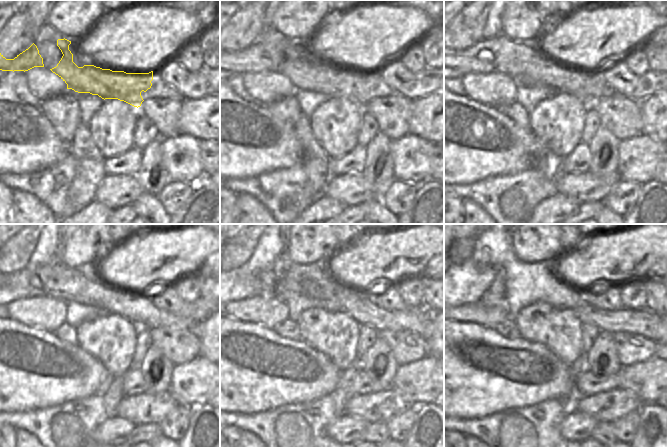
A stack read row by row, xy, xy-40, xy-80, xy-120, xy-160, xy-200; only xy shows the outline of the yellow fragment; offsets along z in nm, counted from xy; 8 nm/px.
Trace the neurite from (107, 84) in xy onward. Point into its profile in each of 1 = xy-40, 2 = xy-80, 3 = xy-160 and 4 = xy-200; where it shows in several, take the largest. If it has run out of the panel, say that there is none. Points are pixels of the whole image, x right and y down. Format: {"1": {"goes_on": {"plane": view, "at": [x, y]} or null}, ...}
{"1": {"goes_on": {"plane": "xy-40", "at": [288, 58]}}, "2": {"goes_on": {"plane": "xy-80", "at": [522, 61]}}, "3": {"goes_on": {"plane": "xy-160", "at": [357, 304]}}, "4": {"goes_on": {"plane": "xy-200", "at": [644, 322]}}}

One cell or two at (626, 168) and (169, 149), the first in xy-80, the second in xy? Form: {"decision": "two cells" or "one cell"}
{"decision": "one cell"}

